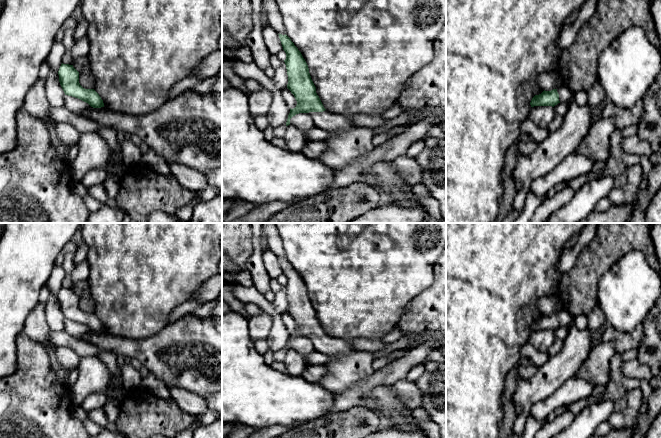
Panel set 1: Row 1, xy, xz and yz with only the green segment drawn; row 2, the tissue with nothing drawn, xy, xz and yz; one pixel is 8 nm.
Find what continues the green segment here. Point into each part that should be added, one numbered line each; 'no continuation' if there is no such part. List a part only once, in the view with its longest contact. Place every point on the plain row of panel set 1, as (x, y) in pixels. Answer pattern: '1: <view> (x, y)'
1: xz (334, 347)

